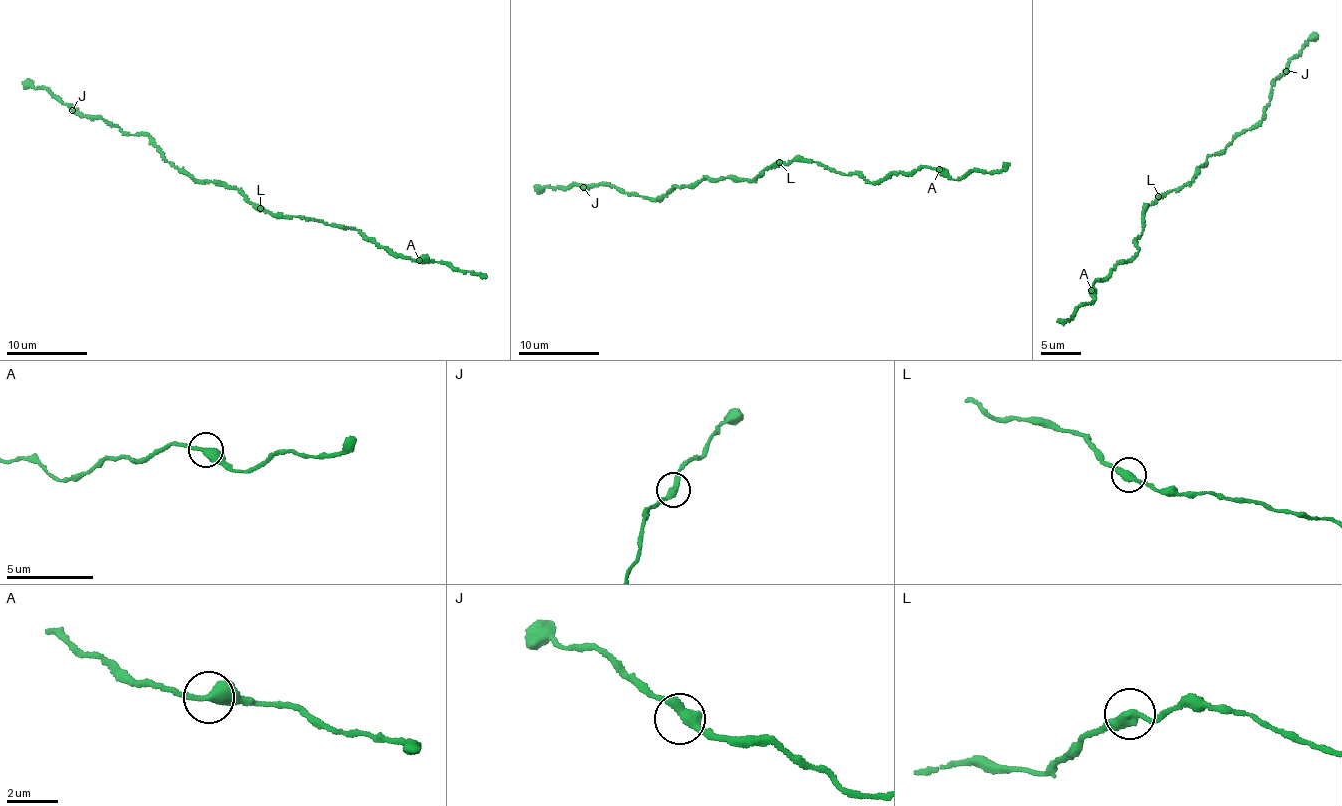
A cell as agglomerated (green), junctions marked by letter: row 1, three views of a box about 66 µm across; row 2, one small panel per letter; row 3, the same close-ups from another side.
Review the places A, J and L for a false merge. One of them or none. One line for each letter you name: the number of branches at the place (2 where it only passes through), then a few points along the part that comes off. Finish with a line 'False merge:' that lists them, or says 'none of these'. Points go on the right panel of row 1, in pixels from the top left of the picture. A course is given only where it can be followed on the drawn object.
False merge: none of these

